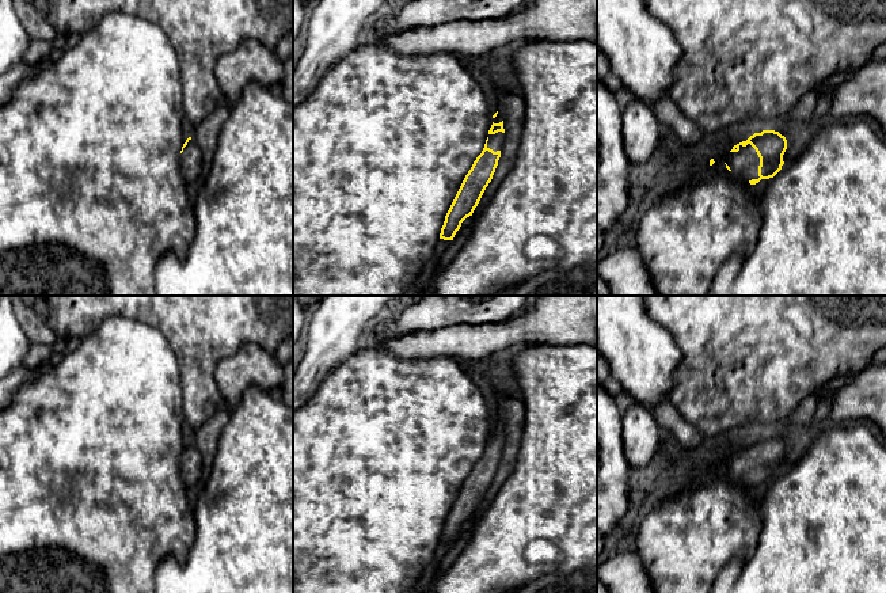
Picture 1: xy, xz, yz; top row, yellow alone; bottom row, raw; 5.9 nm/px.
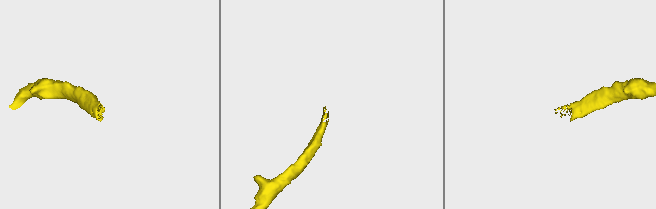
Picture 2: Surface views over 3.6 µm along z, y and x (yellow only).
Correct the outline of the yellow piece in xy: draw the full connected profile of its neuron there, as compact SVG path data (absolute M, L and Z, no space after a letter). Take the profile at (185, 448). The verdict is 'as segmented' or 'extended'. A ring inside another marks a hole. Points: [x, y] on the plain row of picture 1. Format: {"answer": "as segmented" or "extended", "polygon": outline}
{"answer": "extended", "polygon": "M189 441L180 455L180 472L183 482L197 490L201 486L202 459L198 449Z"}

